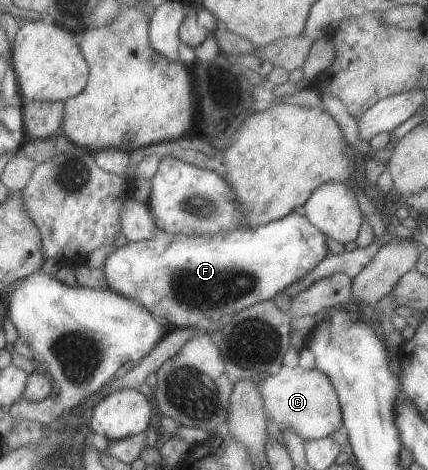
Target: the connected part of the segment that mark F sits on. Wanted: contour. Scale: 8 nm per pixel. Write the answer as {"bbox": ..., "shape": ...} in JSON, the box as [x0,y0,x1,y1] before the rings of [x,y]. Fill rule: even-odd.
{"bbox":[105,211,327,328],"shape":[[[295,211],[280,220],[256,228],[227,230],[218,234],[190,236],[164,232],[154,240],[131,242],[116,249],[106,261],[105,275],[113,290],[139,300],[161,322],[175,323],[179,328],[207,326],[225,315],[239,313],[265,300],[271,300],[292,283],[301,282],[307,273],[327,255],[327,236],[307,216]]]}

